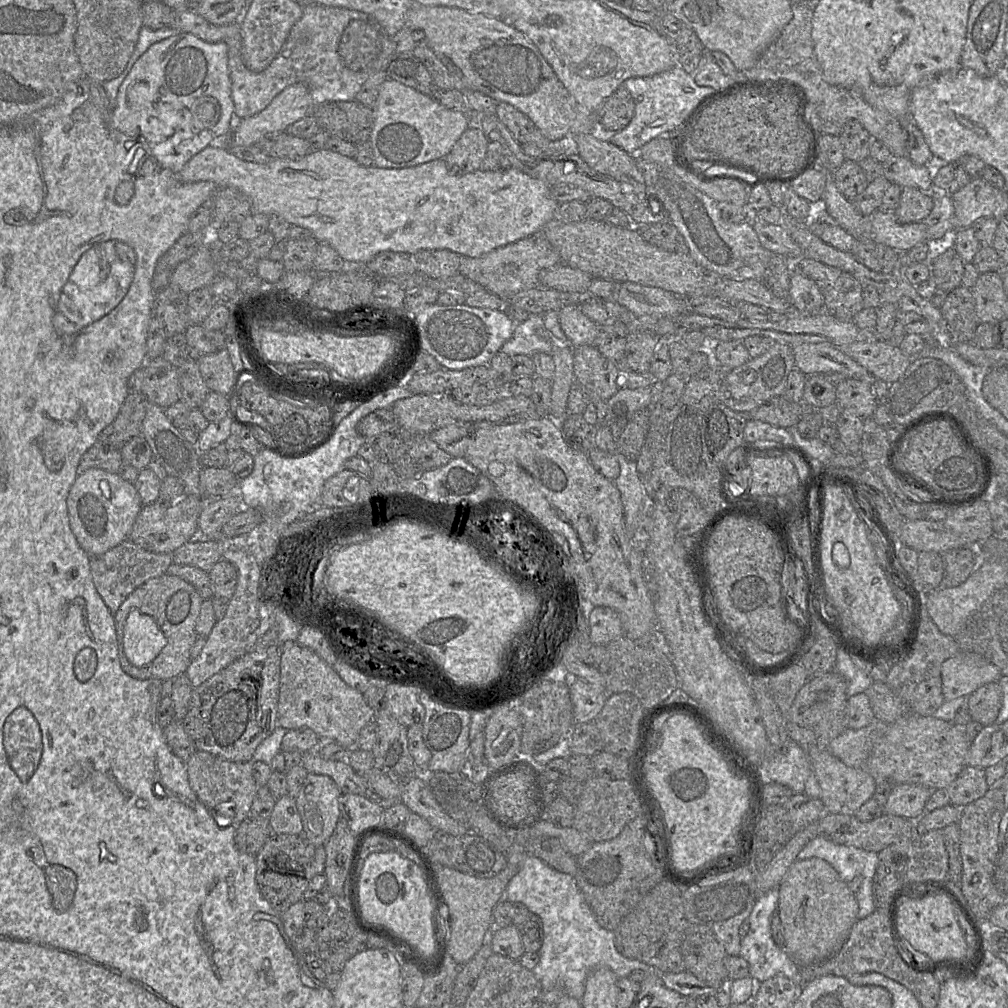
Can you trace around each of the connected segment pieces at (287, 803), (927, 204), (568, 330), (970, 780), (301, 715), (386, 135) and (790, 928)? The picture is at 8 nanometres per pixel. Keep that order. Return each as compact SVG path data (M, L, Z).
M288 795L276 800L268 822L272 834L302 835L303 826L295 799Z
M902 187L899 206L894 214L902 224L922 222L929 216L933 206L933 193L923 192L914 187Z
M569 305L559 311L559 324L571 347L594 345L599 325L588 319L579 306Z
M967 765L946 789L950 804L963 808L987 792L985 771L983 768Z
M288 640L282 645L280 665L280 690L277 705L277 725L287 730L310 728L322 741L335 741L343 748L351 750L357 746L361 729L374 720L376 711L365 701L363 693L346 684L333 666L329 665L311 649L296 640Z
M391 78L379 86L373 111L374 125L369 143L374 165L379 168L408 168L444 159L471 125L469 116L448 109L430 95Z
M820 858L796 860L778 886L777 912L783 927L784 949L801 967L816 965L835 956L858 920L856 895L837 871Z

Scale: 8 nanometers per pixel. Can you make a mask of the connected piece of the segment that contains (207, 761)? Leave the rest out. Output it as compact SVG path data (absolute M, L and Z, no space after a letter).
M196 750L186 761L190 786L197 798L210 810L214 810L225 820L232 818L232 824L237 827L244 819L249 817L249 811L258 789L252 775L253 763L232 762L218 758L206 751Z

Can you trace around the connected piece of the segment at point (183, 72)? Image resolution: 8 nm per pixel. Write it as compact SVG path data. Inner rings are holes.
M179 33L177 35L171 36L164 40L161 40L157 43L151 45L135 62L131 68L129 74L126 76L117 94L116 105L111 111L111 126L116 130L124 133L127 136L133 137L132 141L143 141L143 144L149 146L153 154L156 154L156 157L174 174L178 175L184 165L197 153L199 153L204 148L208 147L209 144L223 136L228 135L235 126L236 115L234 113L234 103L231 97L231 80L229 77L229 68L228 68L228 47L224 42L210 43L206 42L194 34L191 33ZM200 97L214 97L220 104L220 118L217 123L211 127L205 128L203 130L196 129L193 126L193 116L190 111L190 108L195 101L195 99Z

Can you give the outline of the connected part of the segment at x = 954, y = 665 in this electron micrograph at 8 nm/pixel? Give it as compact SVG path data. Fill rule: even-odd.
M960 650L942 663L944 701L969 696L985 684L999 682L1002 677L1000 669L982 655Z

